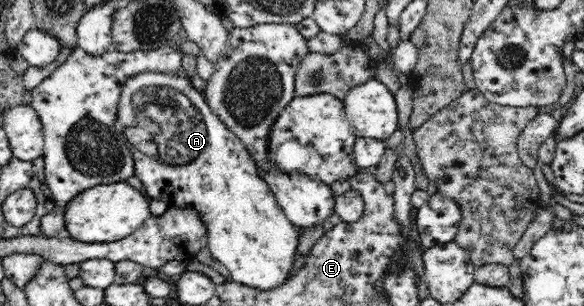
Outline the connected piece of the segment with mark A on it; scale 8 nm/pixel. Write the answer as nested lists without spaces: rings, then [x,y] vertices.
[[[160,72],[134,74],[122,88],[115,126],[131,145],[135,176],[143,183],[145,195],[165,201],[169,207],[193,207],[206,228],[207,247],[213,257],[228,269],[232,281],[269,290],[282,285],[291,276],[289,273],[296,256],[299,228],[288,220],[278,205],[246,146],[212,112],[196,79],[188,78],[183,73],[172,76]]]

